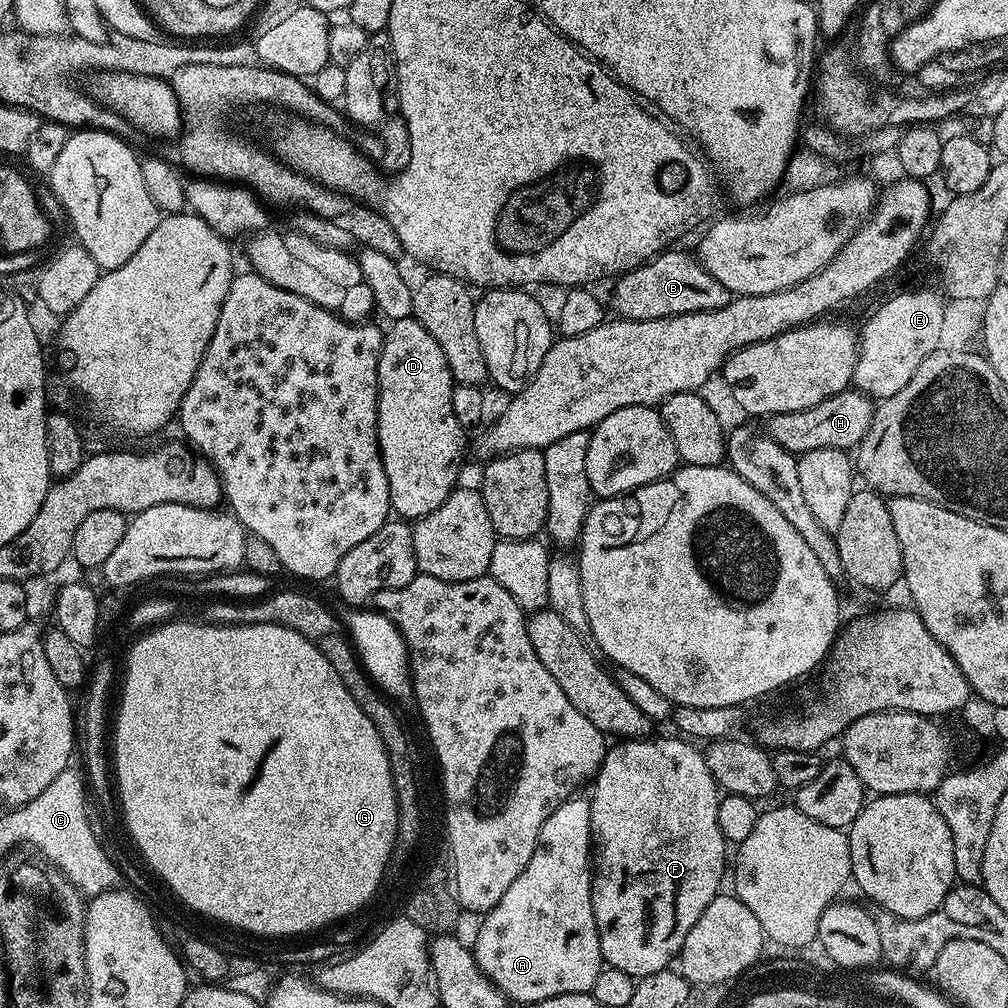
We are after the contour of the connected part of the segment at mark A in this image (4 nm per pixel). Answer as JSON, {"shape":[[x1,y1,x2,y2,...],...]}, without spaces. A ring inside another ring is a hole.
{"shape":[[577,794,560,804,542,826,538,842,526,870,514,878,510,890,502,894,498,906,483,913,476,944,471,945,478,966,494,982,494,986,509,1001,524,1006,554,998,558,994,591,992,600,969,605,967,602,946,598,942,598,926,594,922,592,905,592,874,594,871,594,845,590,826,590,803]]}

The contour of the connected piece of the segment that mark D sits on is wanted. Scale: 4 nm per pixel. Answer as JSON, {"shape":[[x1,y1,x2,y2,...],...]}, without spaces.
{"shape":[[414,318,394,320,387,327,389,328,386,328,384,332,384,345,380,351,380,361,378,362,378,402,376,403,376,409,378,410,380,457,382,458,382,466,386,470,386,482,390,486,391,511,405,521,415,522,420,517,438,510,438,506,442,506,442,502,446,502,446,498,451,494,452,489,457,487,459,480,456,479,460,476,460,459,464,456,466,430,460,425,458,418,454,418,454,406,450,403,450,394,454,387,450,366,446,362,446,354,442,354,442,346,438,346,438,342,434,342,430,330,426,330,426,326,422,326,422,322,418,322]]}

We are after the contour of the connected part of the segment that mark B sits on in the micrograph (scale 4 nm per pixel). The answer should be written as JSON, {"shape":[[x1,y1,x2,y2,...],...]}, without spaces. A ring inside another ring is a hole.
{"shape":[[665,250,659,256,632,268,629,272,623,273,615,281,616,289,612,292,612,304,616,307,615,315,625,320,653,320,654,318,666,318,677,316,687,312,709,312,715,308,726,306,732,299,732,293,718,282,700,264,695,255,688,252,672,252,676,250]]}

